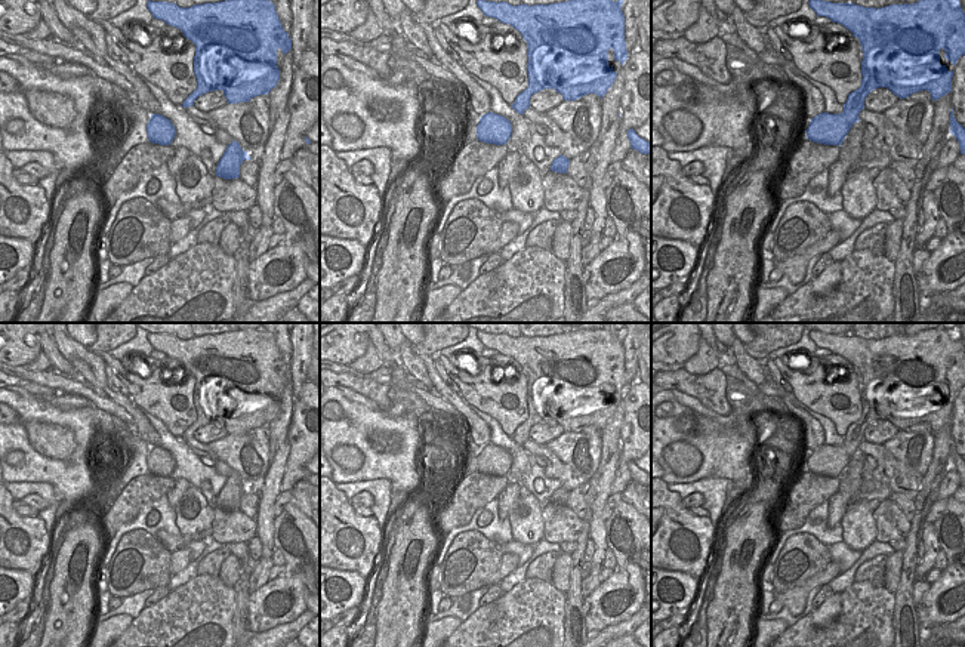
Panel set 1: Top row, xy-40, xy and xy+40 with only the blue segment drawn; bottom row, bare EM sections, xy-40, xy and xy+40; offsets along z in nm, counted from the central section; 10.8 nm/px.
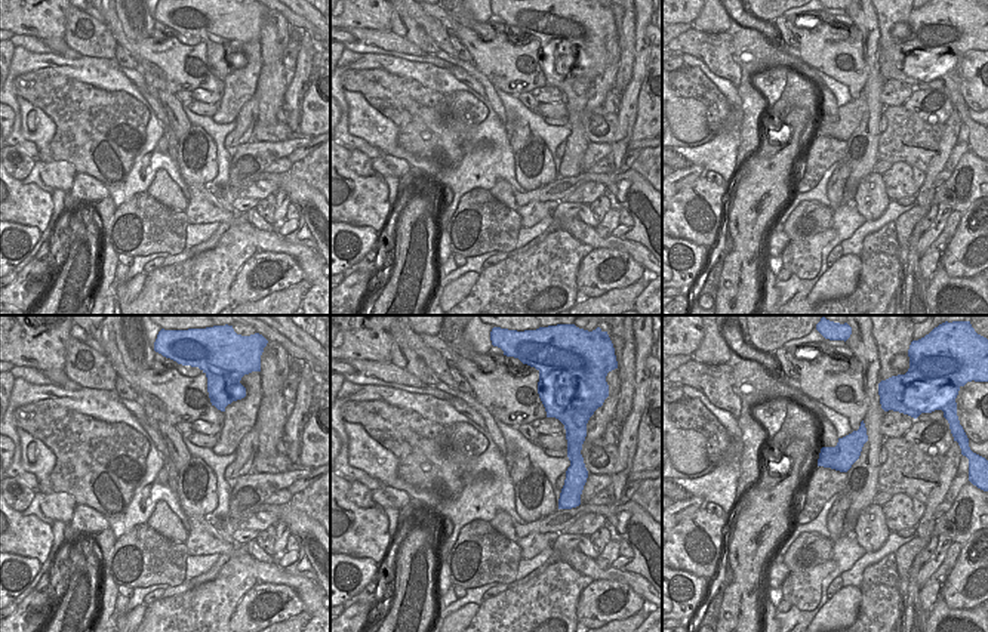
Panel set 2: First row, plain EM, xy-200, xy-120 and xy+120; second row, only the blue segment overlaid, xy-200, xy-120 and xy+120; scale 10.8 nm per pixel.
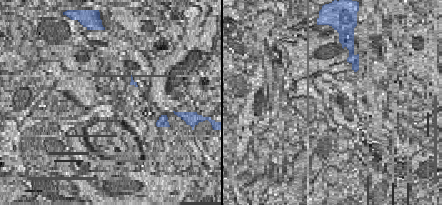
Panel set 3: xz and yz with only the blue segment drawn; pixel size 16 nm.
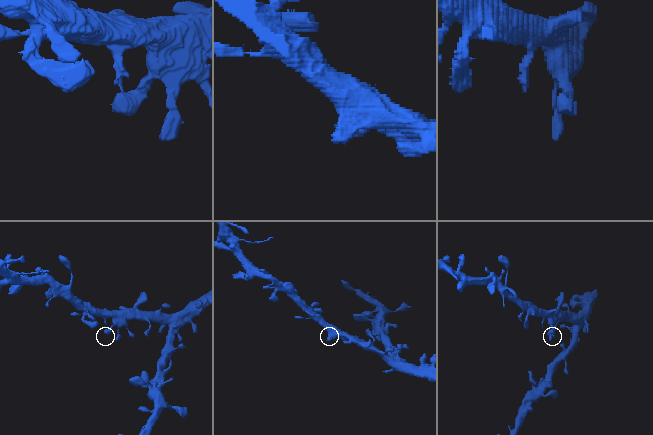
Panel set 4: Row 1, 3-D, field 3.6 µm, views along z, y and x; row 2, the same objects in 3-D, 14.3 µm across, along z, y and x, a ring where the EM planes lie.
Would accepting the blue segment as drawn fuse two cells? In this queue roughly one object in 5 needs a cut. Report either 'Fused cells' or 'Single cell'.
Single cell

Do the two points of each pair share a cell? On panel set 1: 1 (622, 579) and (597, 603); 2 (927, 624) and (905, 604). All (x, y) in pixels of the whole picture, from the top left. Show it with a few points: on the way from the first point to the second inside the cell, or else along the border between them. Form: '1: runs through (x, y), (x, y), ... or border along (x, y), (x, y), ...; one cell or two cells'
1: runs through (614, 587), (603, 595); one cell
2: border along (915, 606), (919, 631); two cells

